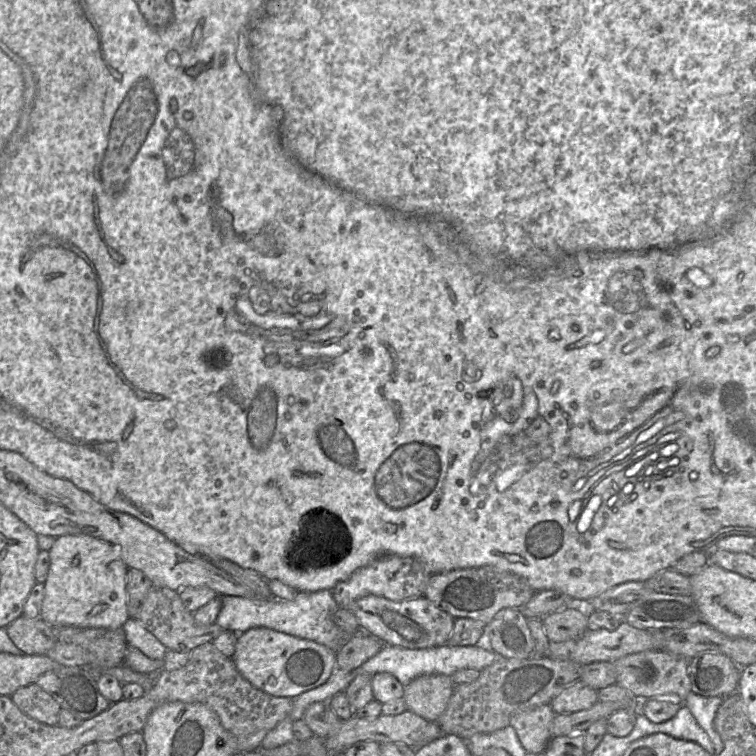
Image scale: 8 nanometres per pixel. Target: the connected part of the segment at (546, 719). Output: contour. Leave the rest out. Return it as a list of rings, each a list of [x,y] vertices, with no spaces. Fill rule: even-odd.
[[[549,704],[540,705],[514,714],[510,725],[529,753],[544,752],[552,739],[550,726],[555,712]]]

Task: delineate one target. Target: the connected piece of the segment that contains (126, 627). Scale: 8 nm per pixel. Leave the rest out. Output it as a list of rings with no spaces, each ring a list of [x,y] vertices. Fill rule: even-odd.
[[[129,618],[122,626],[128,646],[139,649],[148,658],[164,661],[167,648],[135,618]]]

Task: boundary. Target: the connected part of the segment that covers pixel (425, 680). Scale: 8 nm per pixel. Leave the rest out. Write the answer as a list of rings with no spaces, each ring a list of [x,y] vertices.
[[[422,675],[404,687],[403,699],[408,710],[428,721],[436,721],[446,710],[454,686],[451,676]]]

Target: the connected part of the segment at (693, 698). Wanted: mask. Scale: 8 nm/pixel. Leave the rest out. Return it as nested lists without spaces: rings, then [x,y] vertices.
[[[691,691],[683,705],[691,711],[700,727],[708,734],[714,746],[714,754],[719,755],[723,749],[723,741],[714,728],[714,718],[725,697],[704,697]]]

